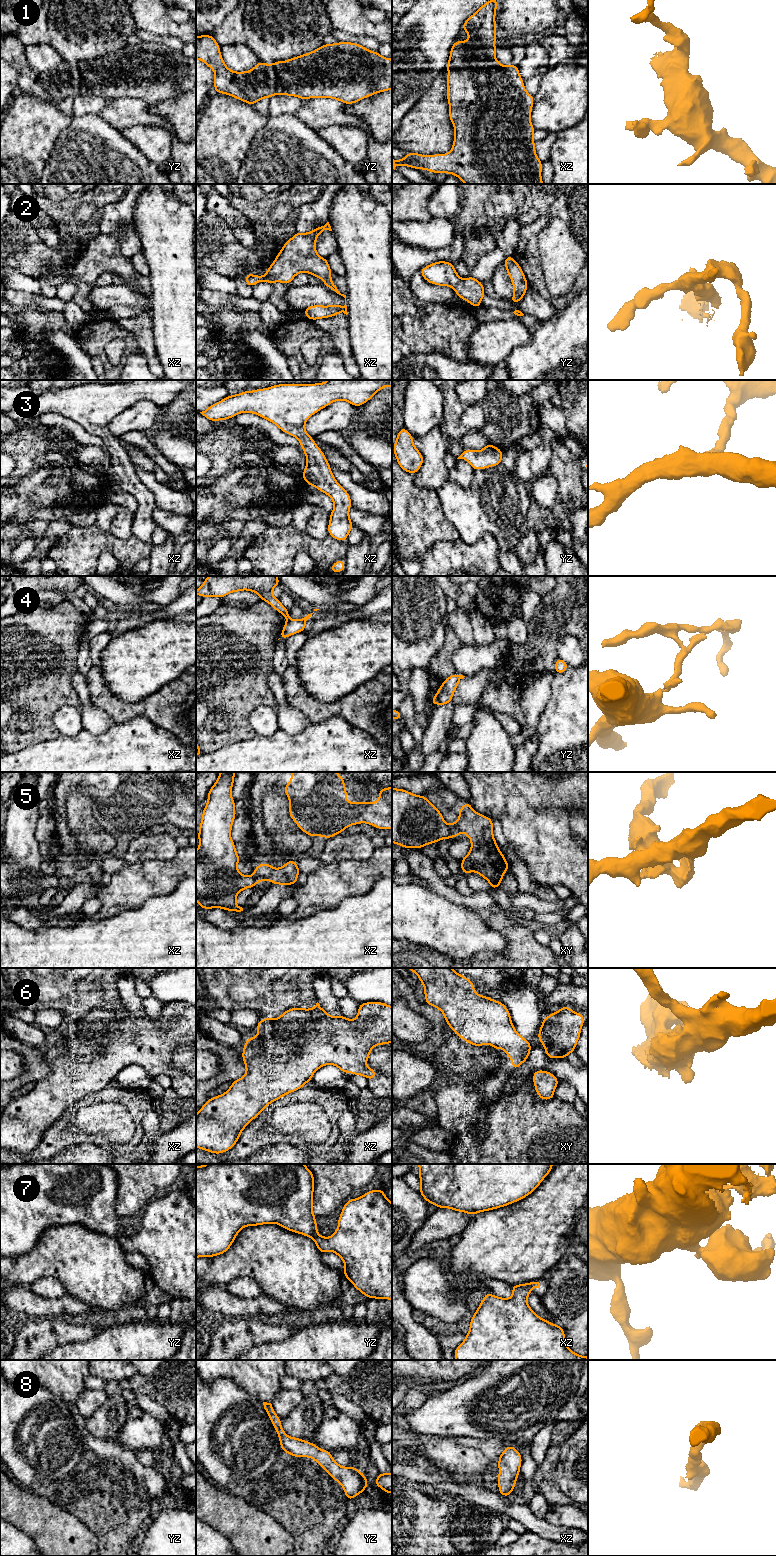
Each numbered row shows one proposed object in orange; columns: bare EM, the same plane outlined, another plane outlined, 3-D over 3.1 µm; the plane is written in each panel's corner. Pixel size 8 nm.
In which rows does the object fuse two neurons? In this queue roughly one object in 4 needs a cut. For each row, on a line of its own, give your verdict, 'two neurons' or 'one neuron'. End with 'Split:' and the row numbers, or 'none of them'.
1: one neuron
2: one neuron
3: one neuron
4: two neurons
5: two neurons
6: one neuron
7: one neuron
8: one neuron
Split: 4, 5

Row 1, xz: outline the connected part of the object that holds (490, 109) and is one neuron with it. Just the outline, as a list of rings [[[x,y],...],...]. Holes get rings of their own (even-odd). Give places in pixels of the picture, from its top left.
[[[489,0],[471,15],[461,27],[470,39],[455,41],[450,50],[447,100],[455,131],[451,151],[429,156],[407,152],[405,158],[393,159],[392,169],[408,166],[453,174],[465,184],[544,184],[530,119],[534,97],[525,90],[518,66],[502,66],[495,58],[497,4],[498,0]]]

